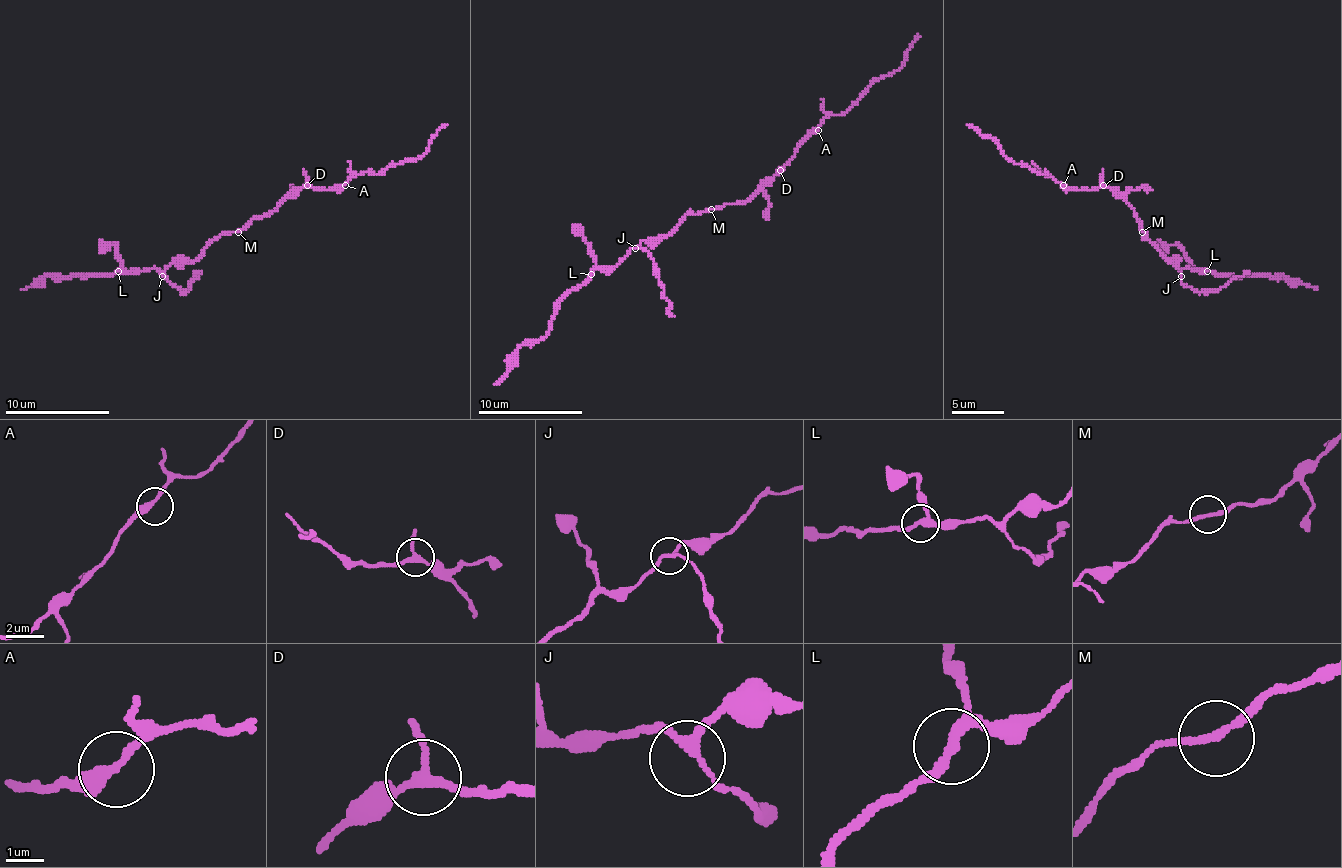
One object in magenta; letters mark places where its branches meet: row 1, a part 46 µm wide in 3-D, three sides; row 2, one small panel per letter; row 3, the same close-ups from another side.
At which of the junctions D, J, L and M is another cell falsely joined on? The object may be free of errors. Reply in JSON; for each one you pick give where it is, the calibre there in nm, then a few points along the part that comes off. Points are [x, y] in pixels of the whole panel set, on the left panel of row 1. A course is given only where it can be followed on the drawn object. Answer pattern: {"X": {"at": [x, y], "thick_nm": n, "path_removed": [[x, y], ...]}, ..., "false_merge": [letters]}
{"false_merge": []}

